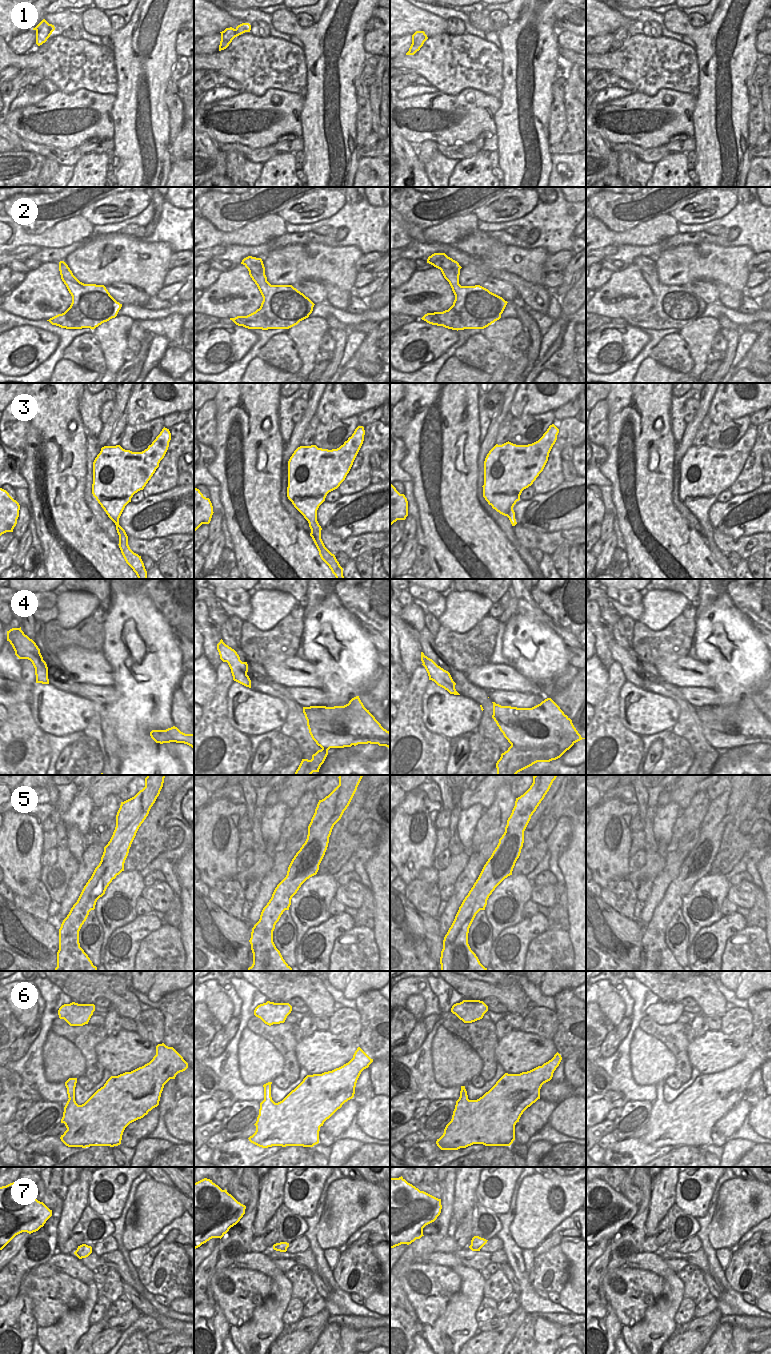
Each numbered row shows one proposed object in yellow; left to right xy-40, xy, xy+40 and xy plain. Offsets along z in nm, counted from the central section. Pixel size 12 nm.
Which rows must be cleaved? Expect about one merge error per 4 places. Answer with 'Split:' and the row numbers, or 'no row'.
Split: 4

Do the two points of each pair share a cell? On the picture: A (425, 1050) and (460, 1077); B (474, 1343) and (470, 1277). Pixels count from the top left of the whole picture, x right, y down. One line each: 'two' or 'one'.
A: two
B: two

